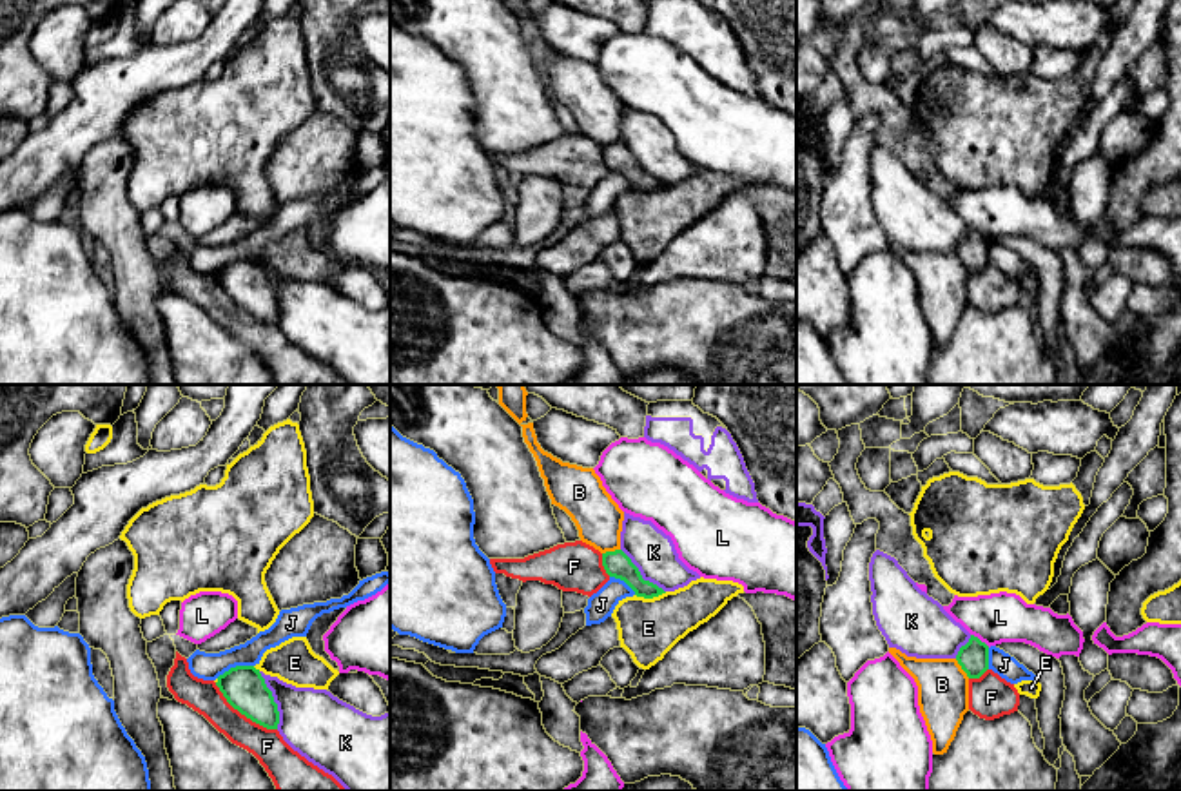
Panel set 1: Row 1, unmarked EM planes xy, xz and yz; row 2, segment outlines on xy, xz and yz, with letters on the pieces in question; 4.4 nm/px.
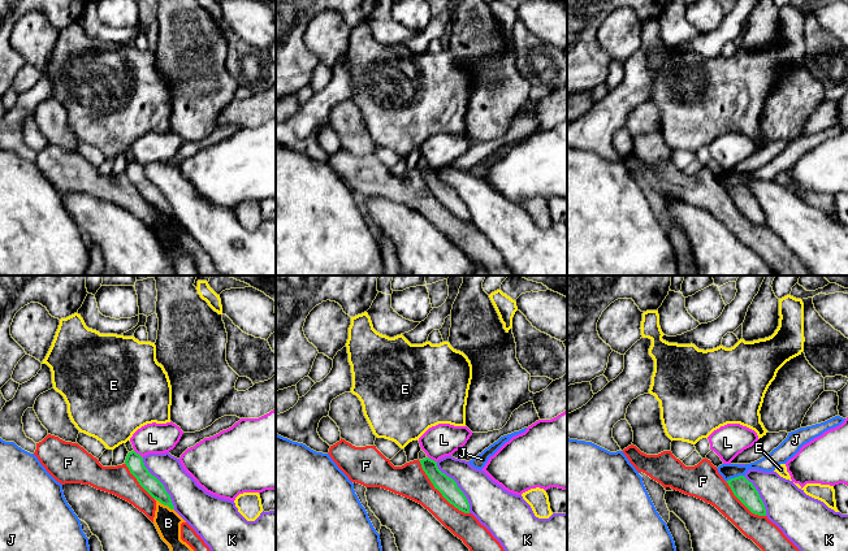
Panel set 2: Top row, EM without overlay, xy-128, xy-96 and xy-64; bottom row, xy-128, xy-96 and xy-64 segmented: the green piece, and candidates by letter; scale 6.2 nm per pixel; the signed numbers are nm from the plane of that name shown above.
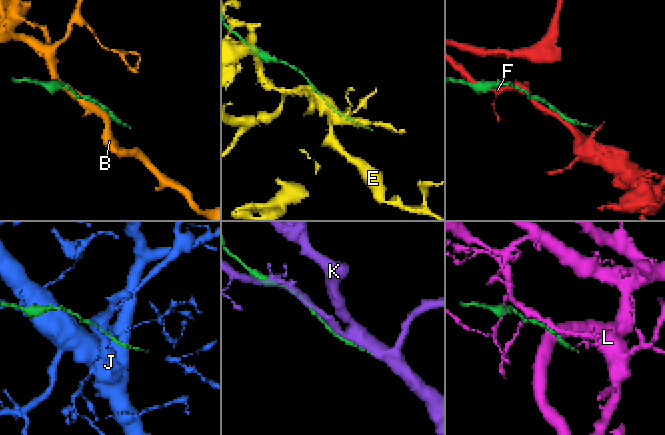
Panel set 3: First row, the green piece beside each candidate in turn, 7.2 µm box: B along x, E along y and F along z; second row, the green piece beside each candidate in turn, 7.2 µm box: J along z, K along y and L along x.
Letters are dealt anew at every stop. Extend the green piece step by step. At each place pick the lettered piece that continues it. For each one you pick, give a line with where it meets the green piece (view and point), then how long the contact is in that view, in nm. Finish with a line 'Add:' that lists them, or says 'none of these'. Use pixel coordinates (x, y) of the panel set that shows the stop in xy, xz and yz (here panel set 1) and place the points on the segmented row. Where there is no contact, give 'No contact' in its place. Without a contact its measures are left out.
Add: none of these

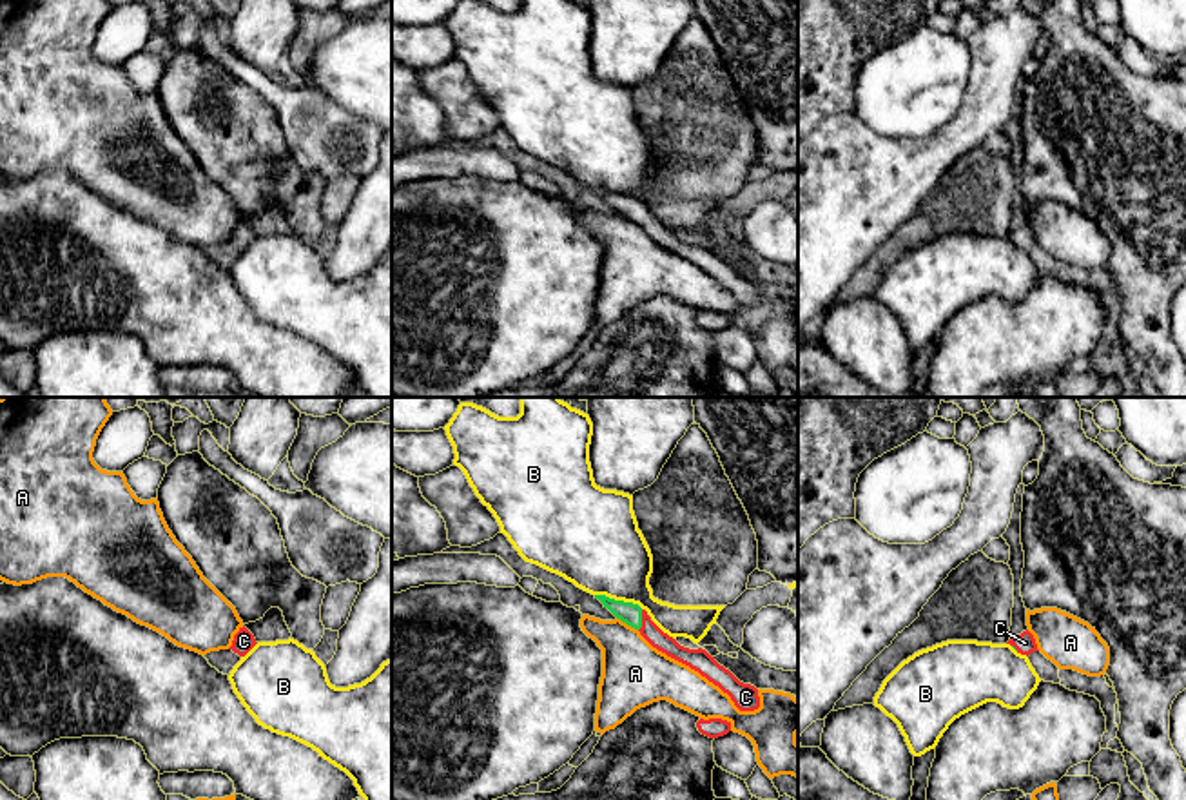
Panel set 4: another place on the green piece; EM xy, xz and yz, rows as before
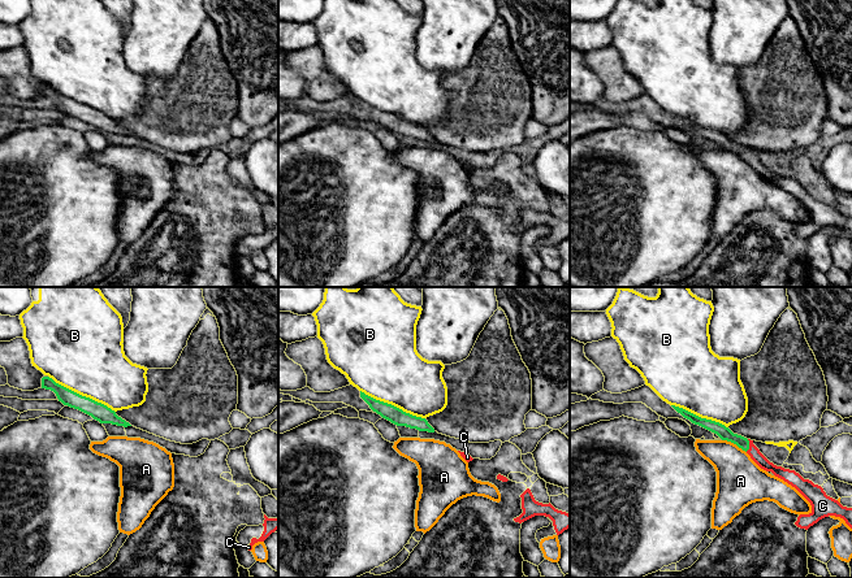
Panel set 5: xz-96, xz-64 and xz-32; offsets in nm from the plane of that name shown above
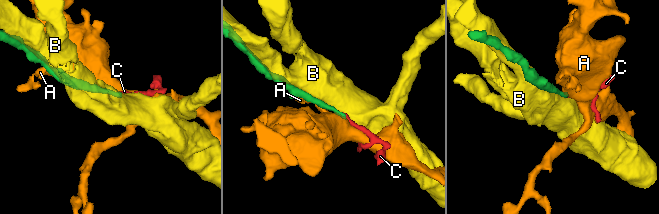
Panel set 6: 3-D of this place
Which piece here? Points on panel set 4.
C: Touches green at xz (641, 621). Shared border 100 nm
Add: C

